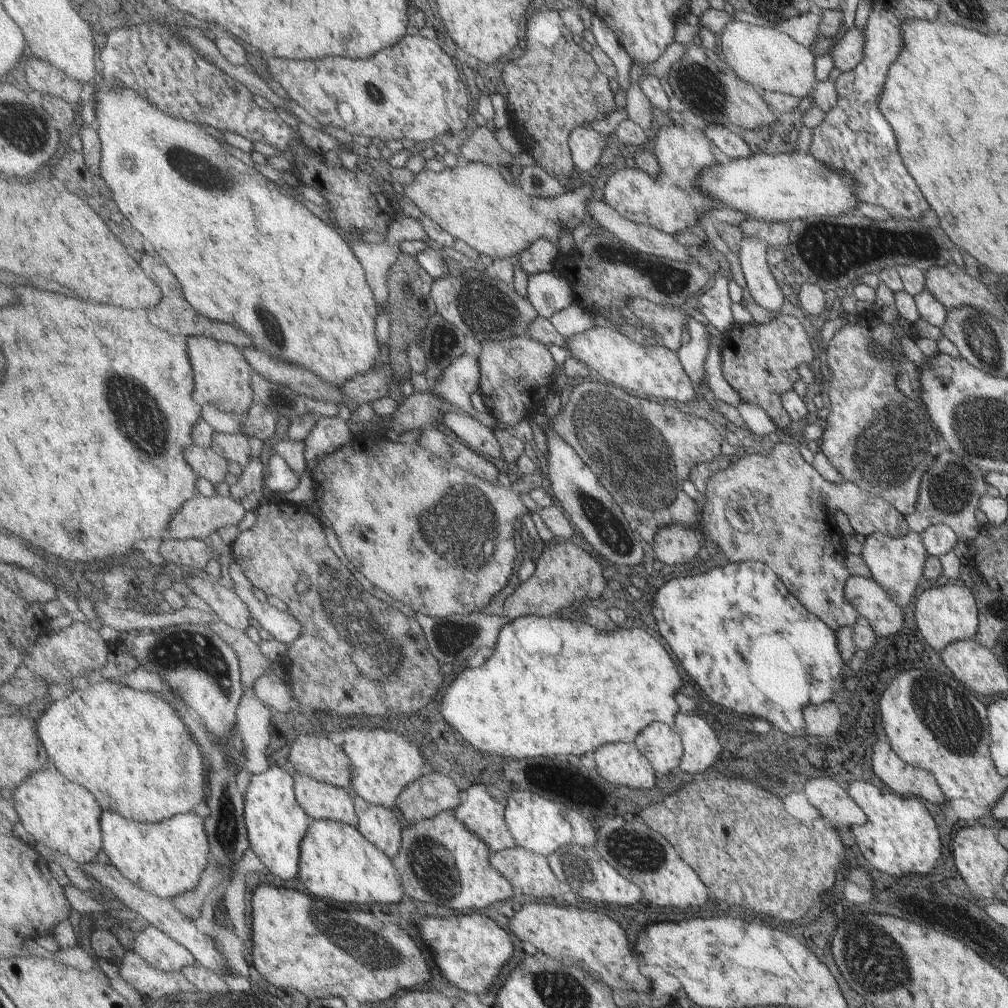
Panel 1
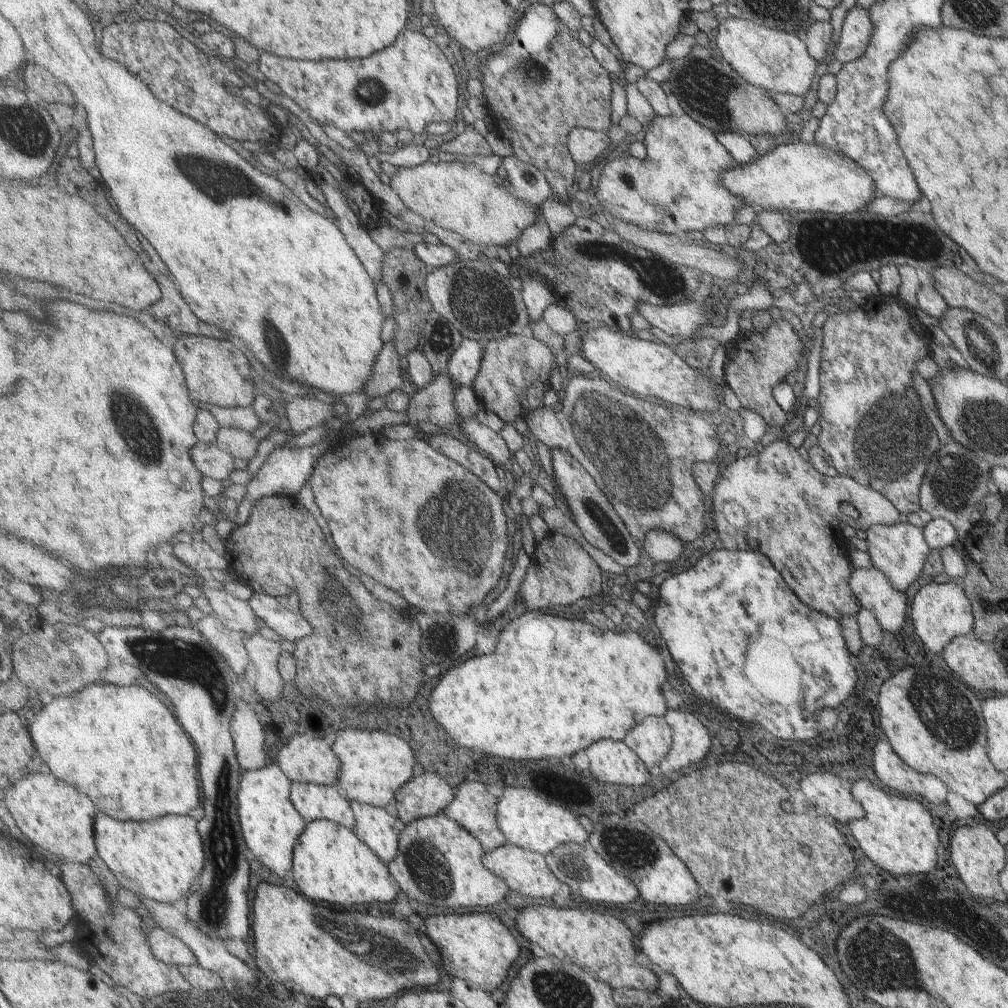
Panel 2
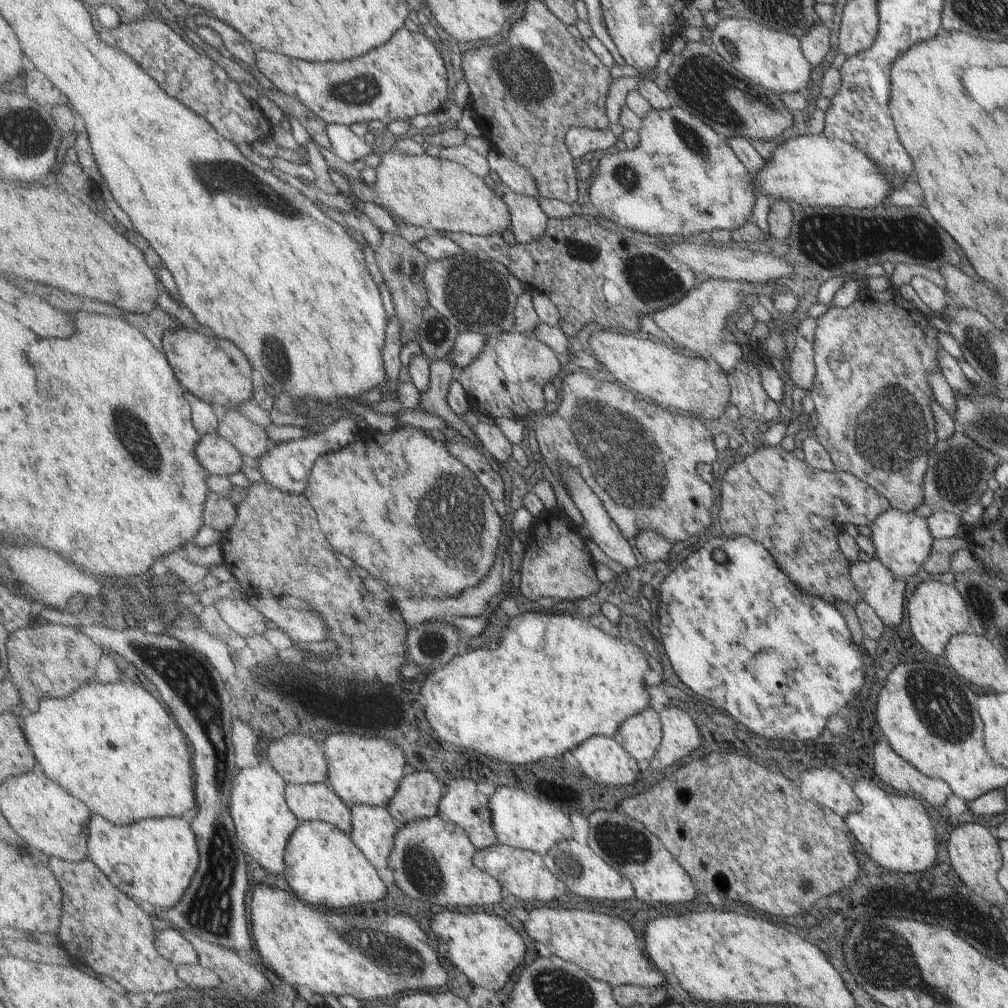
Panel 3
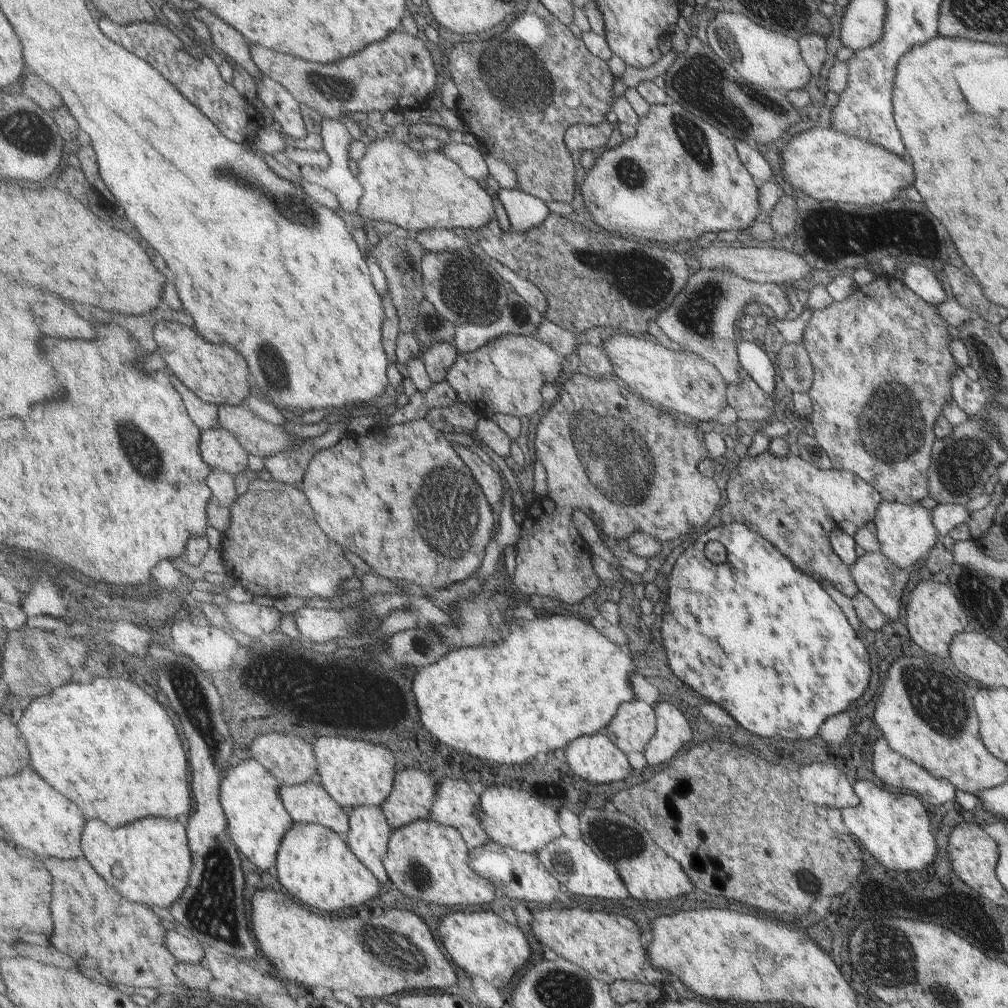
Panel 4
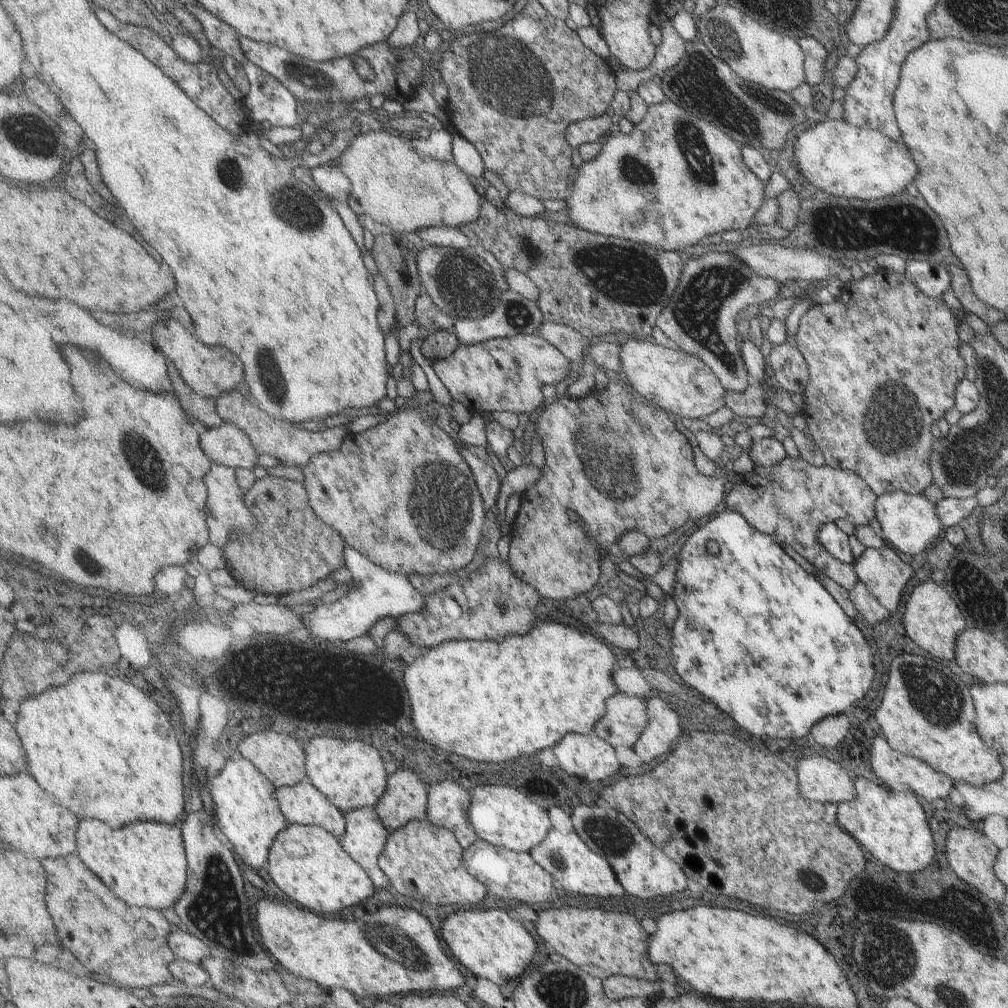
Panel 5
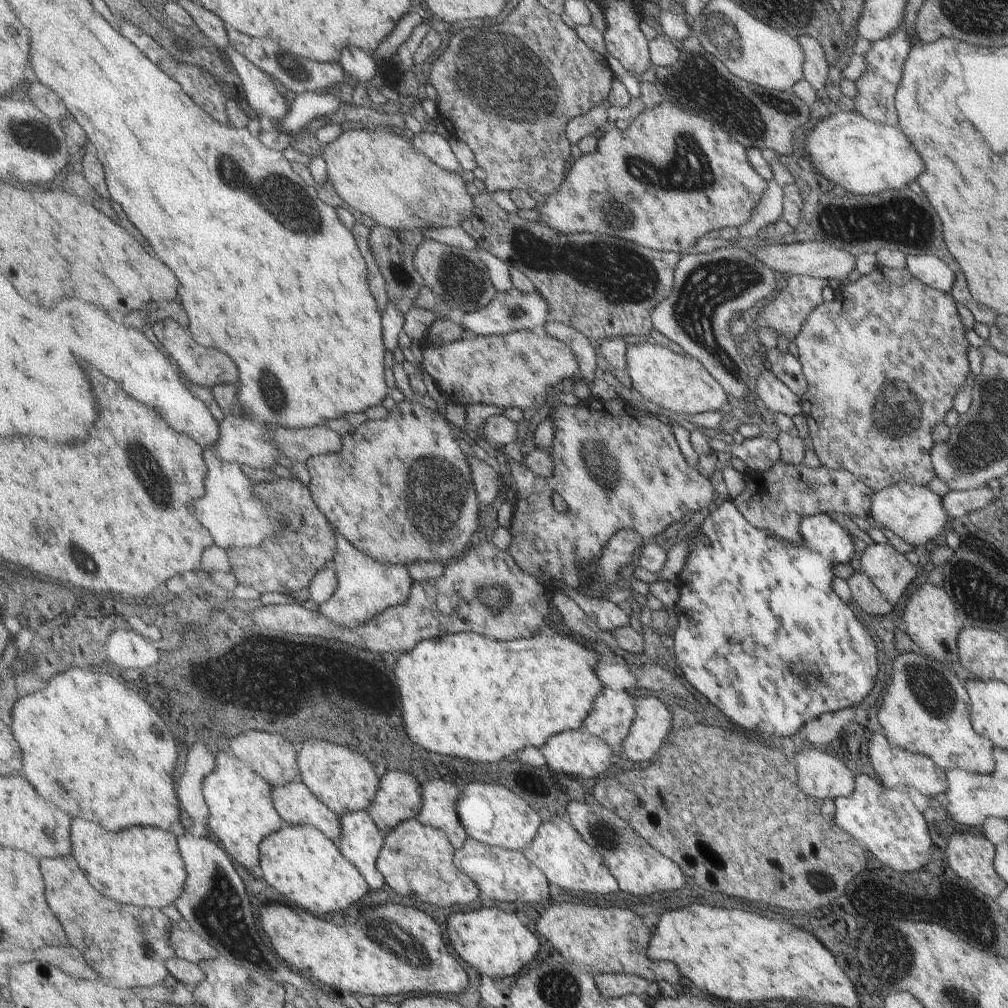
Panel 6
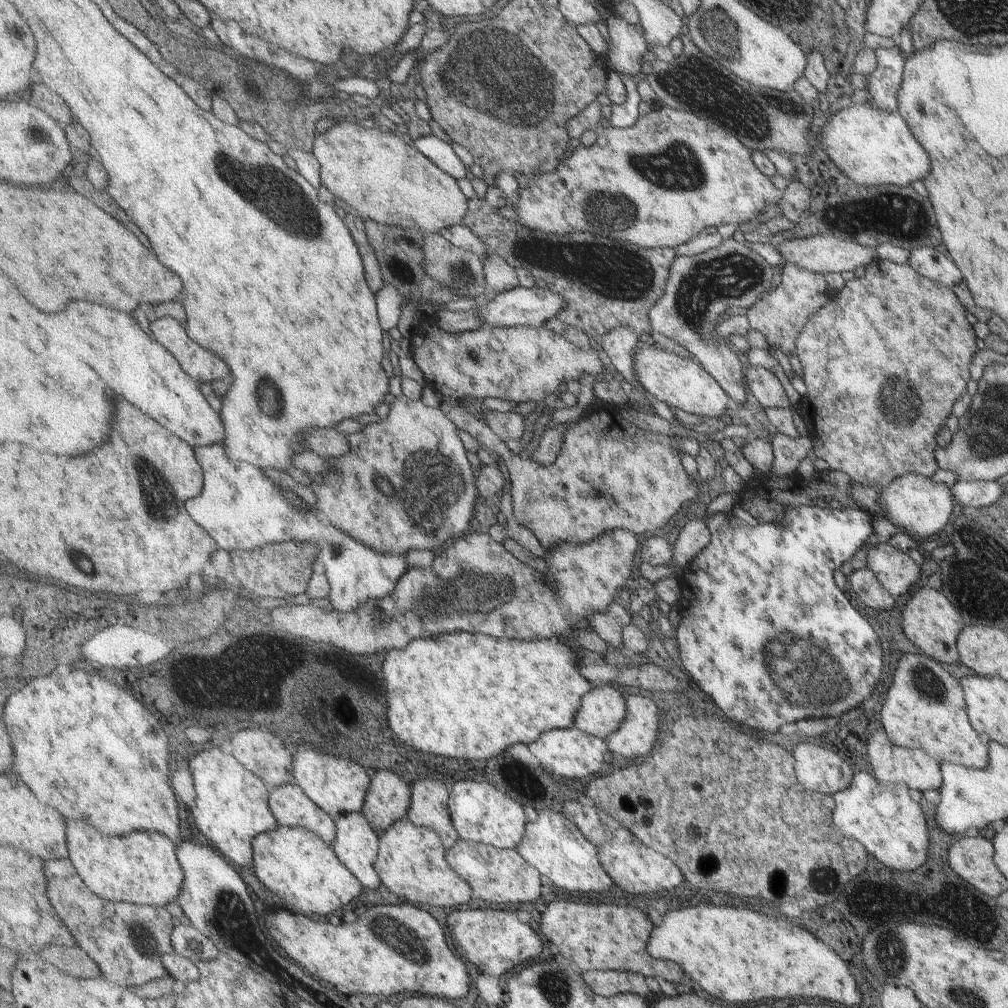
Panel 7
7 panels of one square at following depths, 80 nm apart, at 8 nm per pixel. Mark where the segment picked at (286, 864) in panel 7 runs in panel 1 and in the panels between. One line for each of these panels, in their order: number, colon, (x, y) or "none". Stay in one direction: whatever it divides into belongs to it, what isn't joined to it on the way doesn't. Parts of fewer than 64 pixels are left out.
1: (336, 862)
2: (331, 864)
3: (325, 868)
4: (325, 874)
5: (311, 866)
6: (300, 861)

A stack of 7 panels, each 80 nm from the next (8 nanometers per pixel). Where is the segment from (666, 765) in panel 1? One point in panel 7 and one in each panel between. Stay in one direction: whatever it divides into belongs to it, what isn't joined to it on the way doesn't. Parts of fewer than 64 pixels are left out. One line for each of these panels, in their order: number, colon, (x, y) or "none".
2: (651, 740)
3: (640, 735)
4: (634, 724)
5: (627, 717)
6: (604, 721)
7: (600, 715)

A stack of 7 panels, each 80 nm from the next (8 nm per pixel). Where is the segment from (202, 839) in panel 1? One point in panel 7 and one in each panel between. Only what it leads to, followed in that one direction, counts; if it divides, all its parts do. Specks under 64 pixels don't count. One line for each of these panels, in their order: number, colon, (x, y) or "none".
2: (163, 859)
3: (155, 860)
4: (150, 862)
5: (146, 864)
6: (142, 866)
7: (158, 879)

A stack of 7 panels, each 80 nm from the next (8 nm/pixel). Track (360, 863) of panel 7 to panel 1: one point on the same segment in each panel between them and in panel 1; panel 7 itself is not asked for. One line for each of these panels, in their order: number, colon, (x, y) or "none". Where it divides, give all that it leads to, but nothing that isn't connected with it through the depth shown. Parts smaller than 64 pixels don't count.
1: (379, 824)
2: (380, 829)
3: (374, 829)
4: (371, 832)
5: (366, 840)
6: (362, 841)

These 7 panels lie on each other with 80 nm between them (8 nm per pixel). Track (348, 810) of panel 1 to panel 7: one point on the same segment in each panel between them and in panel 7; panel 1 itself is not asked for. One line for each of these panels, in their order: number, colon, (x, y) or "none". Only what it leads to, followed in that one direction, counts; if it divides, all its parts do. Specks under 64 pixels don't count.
2: (313, 801)
3: (317, 801)
4: (309, 802)
5: (303, 803)
6: (297, 802)
7: (290, 803)

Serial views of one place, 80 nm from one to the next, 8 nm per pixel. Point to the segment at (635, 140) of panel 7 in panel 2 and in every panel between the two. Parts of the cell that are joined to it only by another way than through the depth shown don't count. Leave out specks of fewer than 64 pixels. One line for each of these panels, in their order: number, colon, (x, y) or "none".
2: (676, 188)
3: (682, 178)
4: (677, 177)
5: (675, 178)
6: (672, 176)

